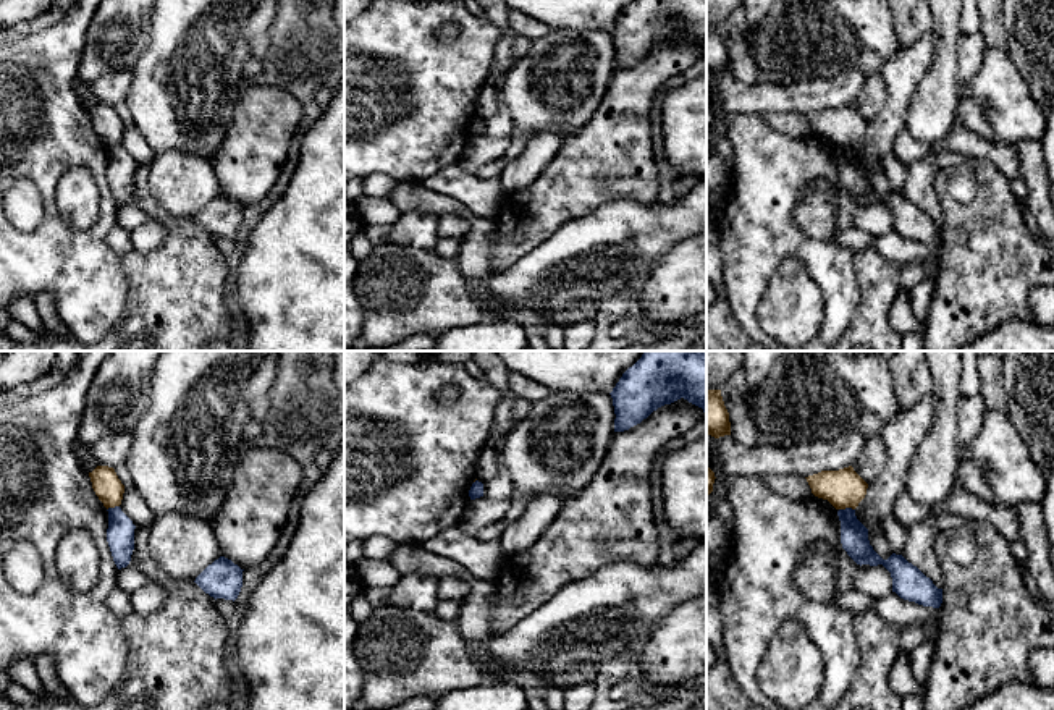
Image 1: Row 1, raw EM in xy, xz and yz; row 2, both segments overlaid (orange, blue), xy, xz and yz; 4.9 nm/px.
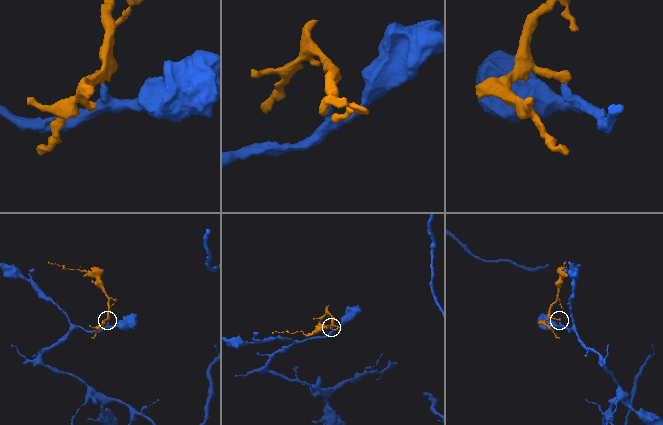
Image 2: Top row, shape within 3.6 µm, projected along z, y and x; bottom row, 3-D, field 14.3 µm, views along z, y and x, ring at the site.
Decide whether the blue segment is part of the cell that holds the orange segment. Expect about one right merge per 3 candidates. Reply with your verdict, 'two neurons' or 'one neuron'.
two neurons

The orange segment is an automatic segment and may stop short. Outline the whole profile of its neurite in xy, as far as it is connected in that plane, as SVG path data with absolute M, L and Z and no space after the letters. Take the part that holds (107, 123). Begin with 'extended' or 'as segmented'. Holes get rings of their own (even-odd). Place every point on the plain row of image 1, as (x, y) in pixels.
as segmented; M97 104L92 110L89 110L89 115L95 133L107 147L121 142L124 123L113 105Z

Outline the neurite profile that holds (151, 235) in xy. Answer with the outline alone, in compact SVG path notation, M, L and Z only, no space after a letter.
M150 220L131 231L133 249L149 252L157 249L167 238L167 226L157 220Z

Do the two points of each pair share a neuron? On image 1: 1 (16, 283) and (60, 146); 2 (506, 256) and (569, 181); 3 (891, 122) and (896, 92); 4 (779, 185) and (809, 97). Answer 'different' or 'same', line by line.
1: same
2: same
3: same
4: different

